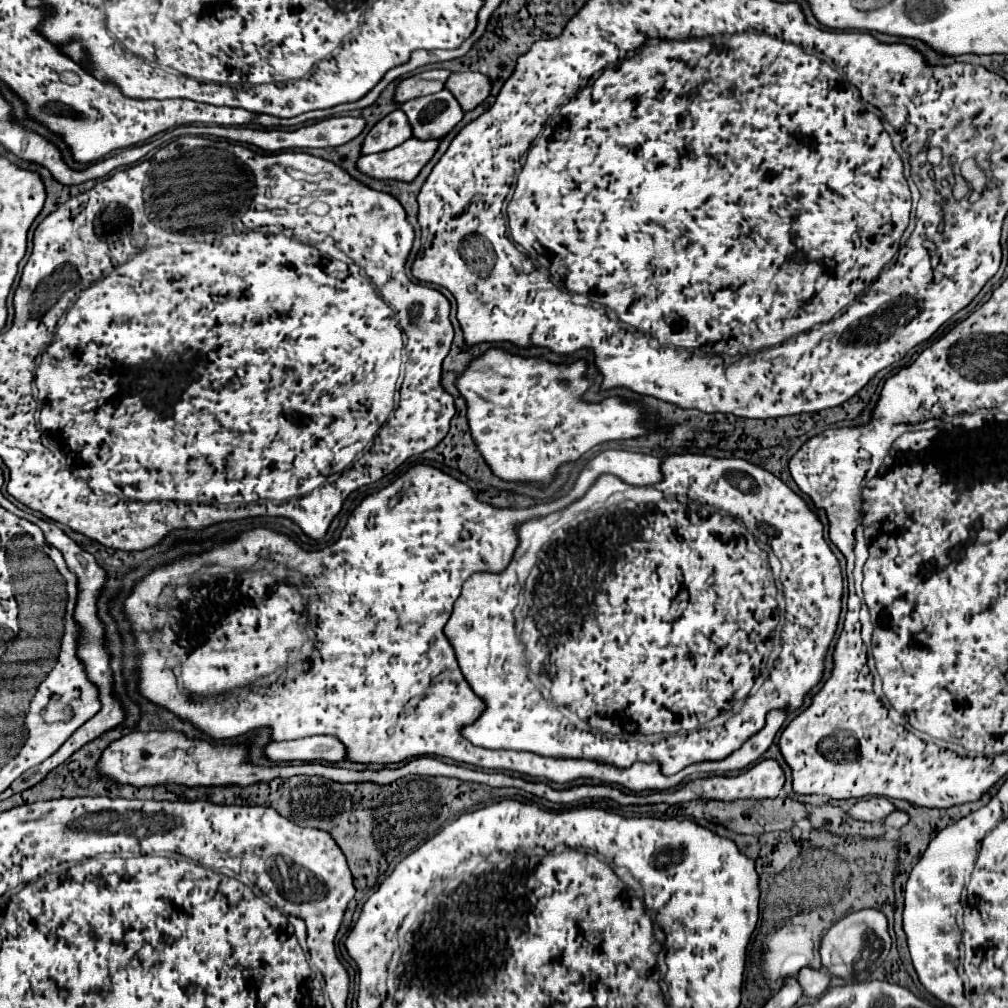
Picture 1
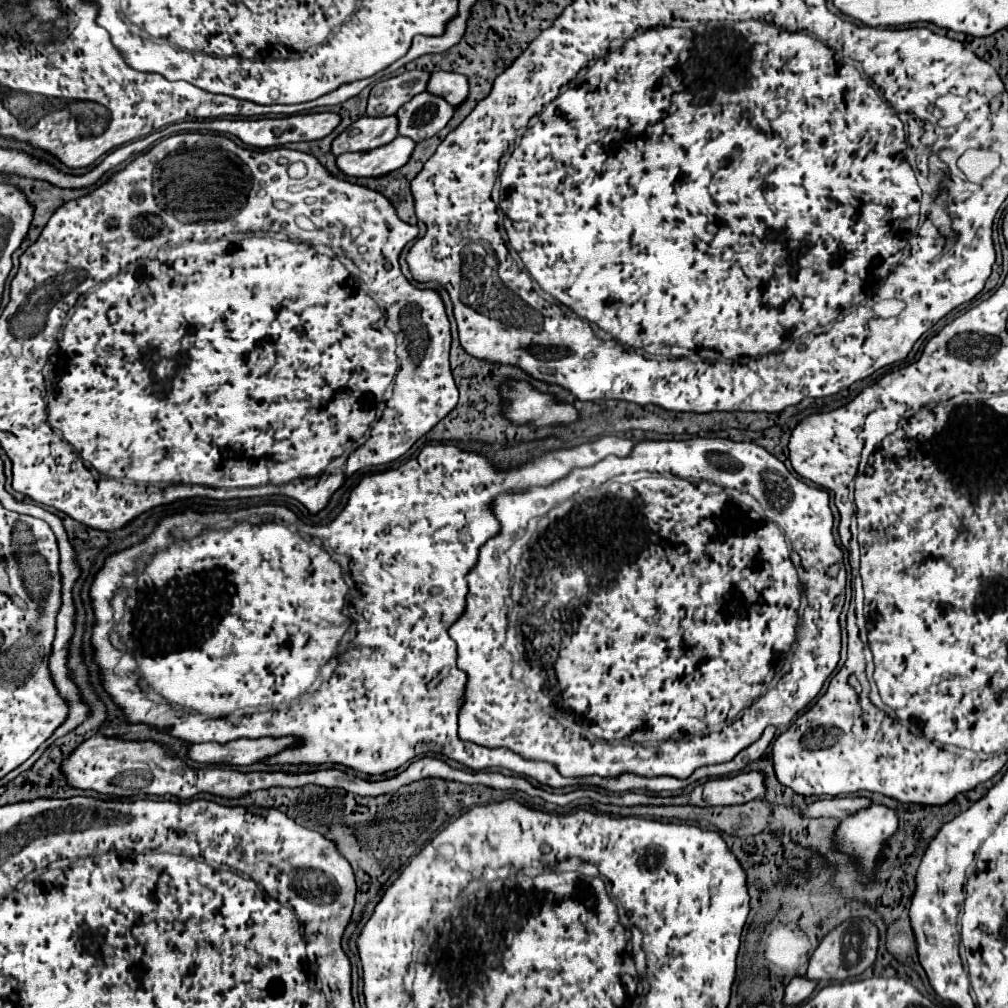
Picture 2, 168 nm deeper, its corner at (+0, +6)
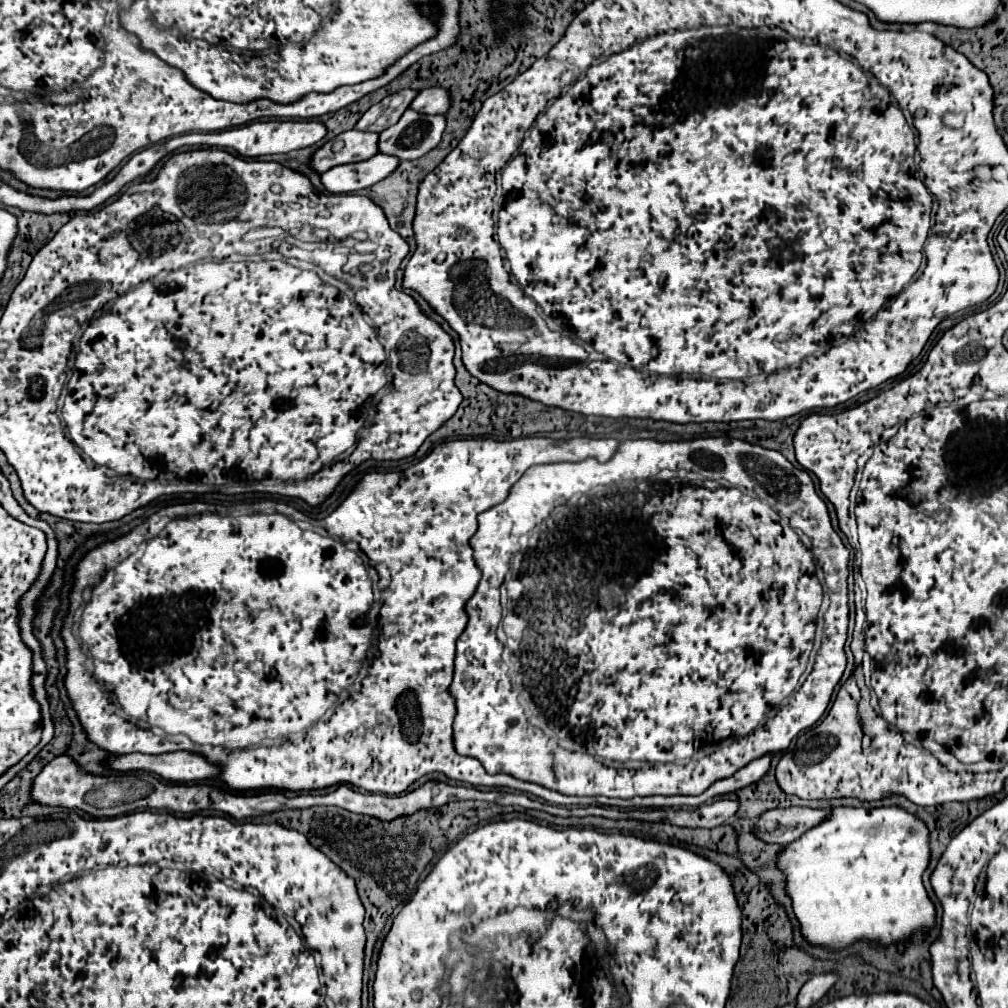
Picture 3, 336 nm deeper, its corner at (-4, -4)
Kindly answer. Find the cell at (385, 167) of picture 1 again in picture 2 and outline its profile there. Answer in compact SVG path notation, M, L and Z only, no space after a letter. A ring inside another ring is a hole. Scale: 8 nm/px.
M403 135L387 145L365 153L343 153L337 157L337 167L351 177L381 177L409 163L415 143Z

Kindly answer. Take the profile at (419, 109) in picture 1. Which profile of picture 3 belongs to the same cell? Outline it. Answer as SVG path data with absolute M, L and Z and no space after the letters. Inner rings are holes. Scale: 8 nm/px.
M405 111L393 127L387 127L387 131L379 133L379 153L393 155L401 161L413 161L435 149L441 141L441 135L445 131L445 117L443 115L423 115L417 111Z

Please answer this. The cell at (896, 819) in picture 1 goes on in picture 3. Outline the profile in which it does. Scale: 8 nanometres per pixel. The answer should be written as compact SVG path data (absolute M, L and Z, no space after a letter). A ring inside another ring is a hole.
M831 807L827 819L813 827L777 853L775 865L785 873L785 891L791 897L793 913L801 925L803 939L813 947L843 951L857 941L869 941L875 947L897 947L905 951L911 935L919 929L935 927L935 905L925 887L923 873L929 865L929 829L913 813L893 807Z

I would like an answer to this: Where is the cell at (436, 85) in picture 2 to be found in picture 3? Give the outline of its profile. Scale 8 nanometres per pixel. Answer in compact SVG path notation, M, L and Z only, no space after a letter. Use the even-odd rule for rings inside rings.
M429 87L417 93L409 109L423 111L427 115L435 115L435 113L445 113L449 105L451 105L451 97L443 87Z

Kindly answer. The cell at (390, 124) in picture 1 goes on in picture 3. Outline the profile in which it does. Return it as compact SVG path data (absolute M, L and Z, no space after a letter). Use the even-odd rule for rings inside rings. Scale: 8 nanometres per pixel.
M357 129L339 133L337 137L329 139L313 153L313 157L309 159L309 167L317 173L325 173L335 165L369 159L377 153L377 141L379 141L377 133L367 133Z

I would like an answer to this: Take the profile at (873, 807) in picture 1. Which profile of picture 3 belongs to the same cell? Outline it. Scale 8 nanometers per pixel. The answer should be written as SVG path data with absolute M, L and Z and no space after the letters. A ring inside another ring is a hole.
M811 807L771 809L755 821L753 833L765 843L785 845L801 837L811 827L819 825L825 817L827 817L827 811L811 809Z

